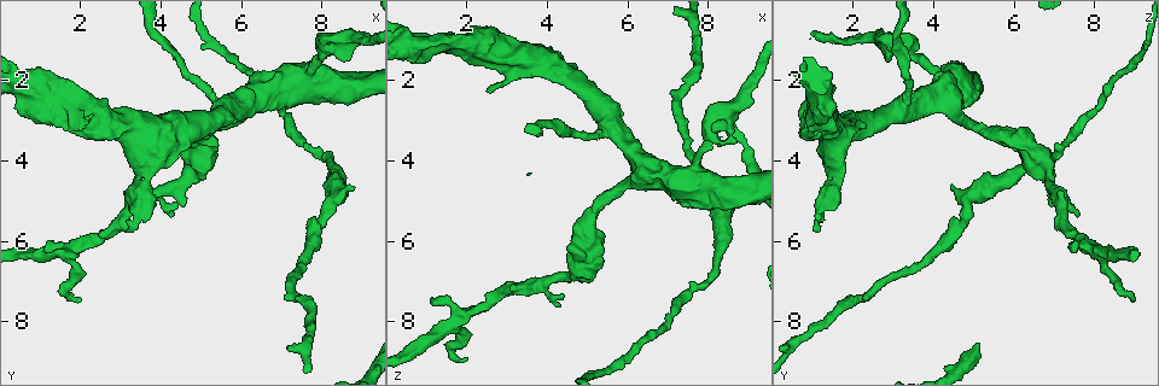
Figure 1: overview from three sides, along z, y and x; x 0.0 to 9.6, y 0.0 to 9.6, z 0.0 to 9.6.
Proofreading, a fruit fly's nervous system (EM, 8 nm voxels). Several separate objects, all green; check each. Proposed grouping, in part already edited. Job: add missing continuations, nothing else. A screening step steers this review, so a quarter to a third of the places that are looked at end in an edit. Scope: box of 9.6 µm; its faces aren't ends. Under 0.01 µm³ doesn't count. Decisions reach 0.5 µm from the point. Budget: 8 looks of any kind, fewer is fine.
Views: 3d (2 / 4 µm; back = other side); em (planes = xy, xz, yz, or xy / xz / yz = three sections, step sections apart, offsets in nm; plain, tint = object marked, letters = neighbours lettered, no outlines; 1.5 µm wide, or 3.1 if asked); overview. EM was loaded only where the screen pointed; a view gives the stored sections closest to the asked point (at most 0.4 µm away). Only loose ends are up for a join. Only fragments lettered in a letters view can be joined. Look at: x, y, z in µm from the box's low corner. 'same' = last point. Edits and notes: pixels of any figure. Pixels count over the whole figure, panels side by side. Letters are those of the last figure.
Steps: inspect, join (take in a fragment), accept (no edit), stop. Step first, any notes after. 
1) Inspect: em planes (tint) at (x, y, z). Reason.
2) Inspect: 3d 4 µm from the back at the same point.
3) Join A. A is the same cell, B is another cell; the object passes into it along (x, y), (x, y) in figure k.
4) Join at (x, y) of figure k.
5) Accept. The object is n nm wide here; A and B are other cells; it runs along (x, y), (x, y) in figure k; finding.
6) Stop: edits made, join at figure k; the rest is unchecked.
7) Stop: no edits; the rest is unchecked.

Inspect: em planes (letters) at (8.75, 4.70, 4.45). Branch stops here.

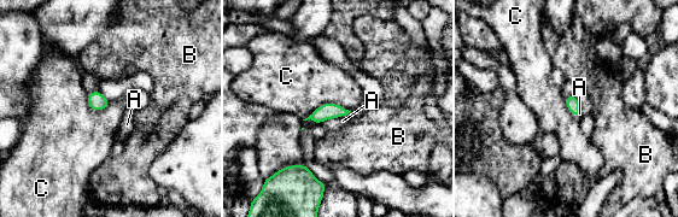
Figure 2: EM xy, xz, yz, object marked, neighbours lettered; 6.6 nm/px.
Accept. A, B and C are other cells; no lettered fragment goes on from it.

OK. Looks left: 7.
Inspect: em planes (letters) at (4.60, 5.15, 6.95). An open end.

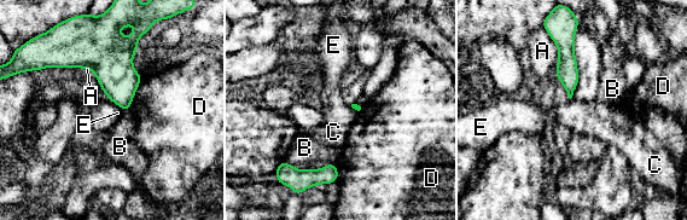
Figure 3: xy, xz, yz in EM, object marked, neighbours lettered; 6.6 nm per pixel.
Accept. A, B, C, D and E are other cells; a border runs along (141, 80), (128, 109) in figure 3; none of them fits.

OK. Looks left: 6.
Inspect: em planes (letters) at (1.70, 1.95, 0.90). Stops while still wide.

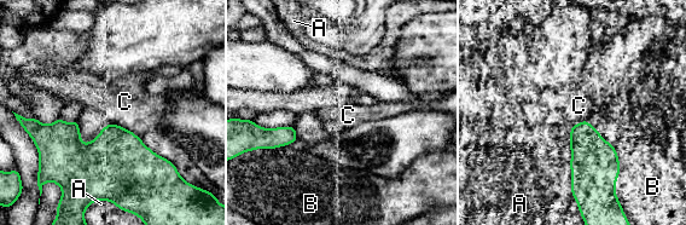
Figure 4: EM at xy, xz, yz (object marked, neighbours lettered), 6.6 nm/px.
Accept. A, B and C are other cells; a border runs along (77, 120), (176, 168) in figure 4; none of them fits.

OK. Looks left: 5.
Stop: no edits; the rest is unchecked.

